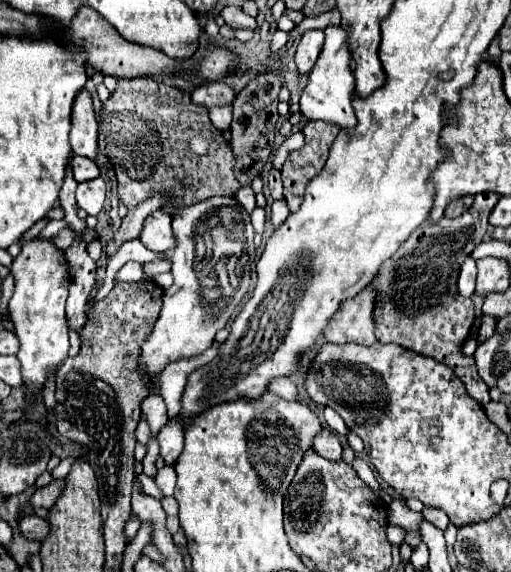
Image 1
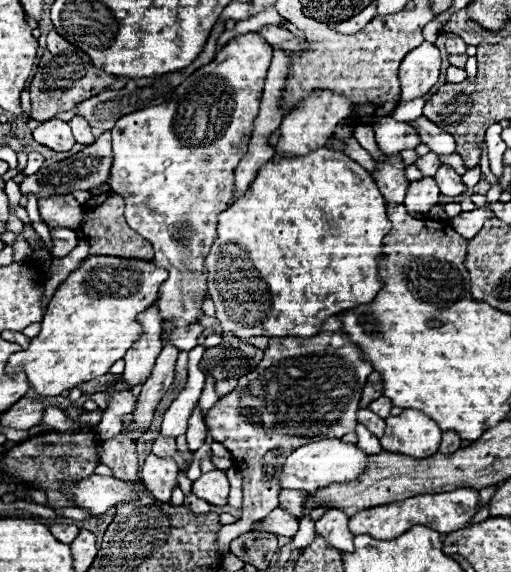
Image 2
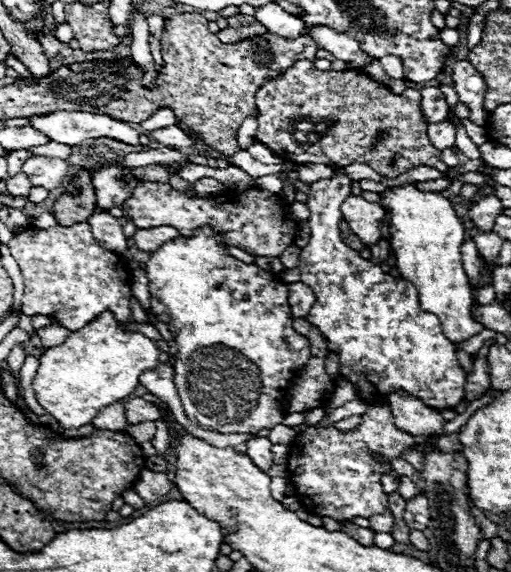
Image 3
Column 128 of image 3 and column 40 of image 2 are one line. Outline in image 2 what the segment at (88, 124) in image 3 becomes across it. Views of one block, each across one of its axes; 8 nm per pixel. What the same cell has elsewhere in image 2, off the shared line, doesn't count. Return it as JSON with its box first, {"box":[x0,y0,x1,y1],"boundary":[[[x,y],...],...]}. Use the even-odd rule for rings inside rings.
{"box":[34,120,76,152],"boundary":[[[62,120],[42,122],[34,130],[34,140],[42,146],[48,146],[54,152],[68,152],[76,144],[68,122],[62,122]]]}

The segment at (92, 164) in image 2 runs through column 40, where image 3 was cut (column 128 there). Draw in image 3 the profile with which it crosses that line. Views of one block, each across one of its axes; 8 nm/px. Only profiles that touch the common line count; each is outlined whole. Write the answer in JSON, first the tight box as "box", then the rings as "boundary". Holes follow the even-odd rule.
{"box":[92,166,140,208],"boundary":[[[102,166],[94,170],[92,184],[96,190],[96,202],[100,208],[112,208],[120,206],[132,196],[132,190],[140,184],[140,180],[134,176],[130,168],[120,166]]]}

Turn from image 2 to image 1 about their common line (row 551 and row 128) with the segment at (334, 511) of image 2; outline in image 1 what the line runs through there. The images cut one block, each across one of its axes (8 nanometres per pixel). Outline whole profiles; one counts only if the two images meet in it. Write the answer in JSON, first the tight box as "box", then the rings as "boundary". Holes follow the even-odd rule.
{"box":[300,26,356,134],"boundary":[[[328,26],[324,30],[324,34],[326,34],[324,48],[322,48],[314,68],[310,70],[310,82],[300,96],[300,112],[308,120],[324,120],[328,124],[336,124],[340,130],[346,130],[350,134],[350,132],[354,132],[354,126],[356,126],[356,116],[354,116],[354,108],[352,108],[356,78],[348,66],[350,52],[348,52],[348,44],[346,44],[346,32],[342,32],[340,26],[338,28]]]}

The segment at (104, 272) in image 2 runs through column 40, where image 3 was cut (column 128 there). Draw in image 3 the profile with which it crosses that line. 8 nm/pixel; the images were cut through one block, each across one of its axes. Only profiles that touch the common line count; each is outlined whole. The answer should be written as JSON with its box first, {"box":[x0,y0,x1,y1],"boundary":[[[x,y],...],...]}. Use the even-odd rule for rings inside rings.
{"box":[34,312,160,428],"boundary":[[[102,312],[84,328],[70,332],[60,346],[46,348],[40,356],[38,374],[34,378],[36,400],[64,428],[80,428],[106,406],[128,398],[144,370],[158,366],[160,348],[154,340],[140,332],[122,330],[110,312]]]}

